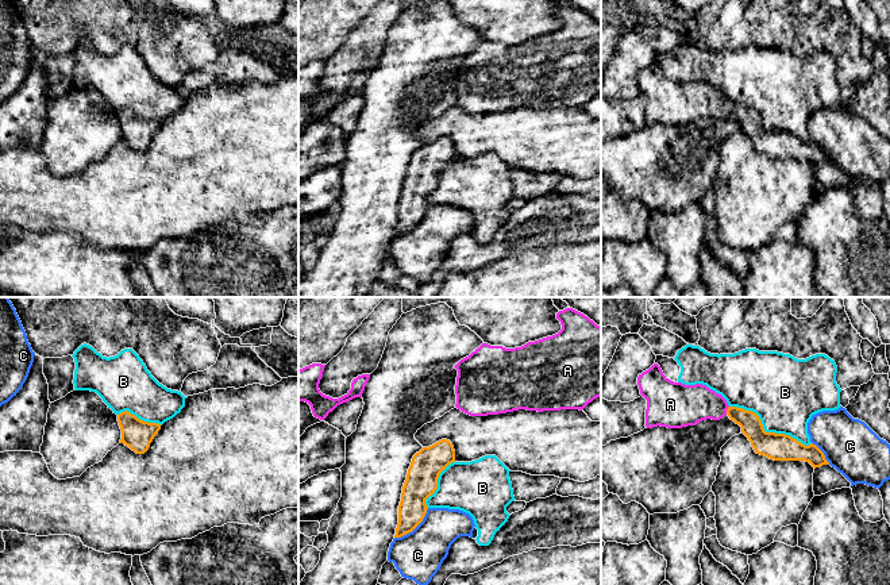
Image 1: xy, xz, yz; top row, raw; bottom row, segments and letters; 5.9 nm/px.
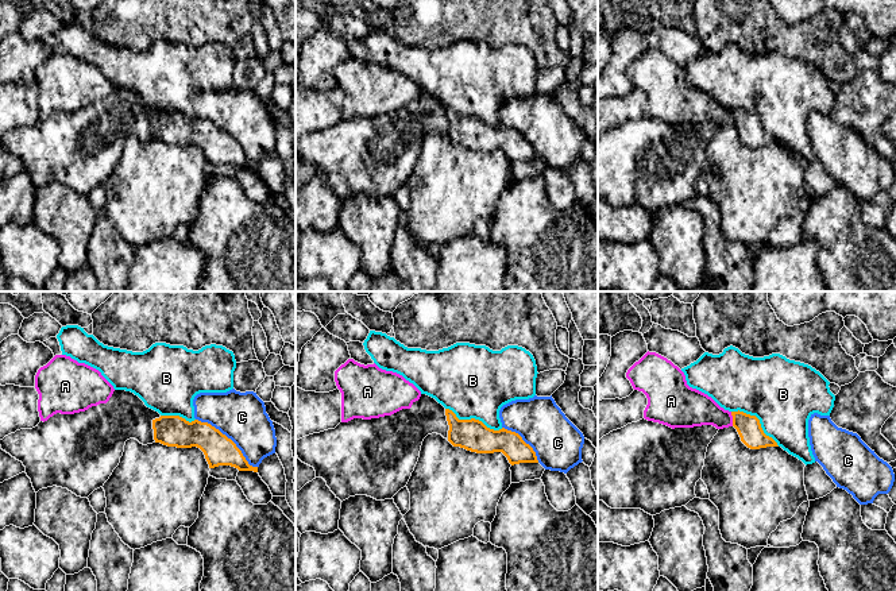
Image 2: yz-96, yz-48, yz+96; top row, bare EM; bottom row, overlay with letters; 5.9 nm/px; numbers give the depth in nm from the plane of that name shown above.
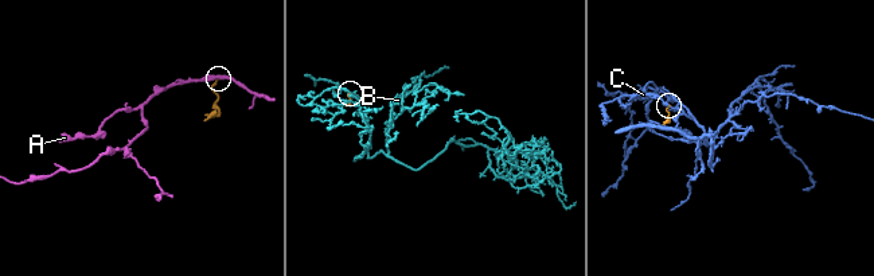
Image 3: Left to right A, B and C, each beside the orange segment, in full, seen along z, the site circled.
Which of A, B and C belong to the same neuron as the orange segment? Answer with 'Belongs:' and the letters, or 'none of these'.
Belongs: A

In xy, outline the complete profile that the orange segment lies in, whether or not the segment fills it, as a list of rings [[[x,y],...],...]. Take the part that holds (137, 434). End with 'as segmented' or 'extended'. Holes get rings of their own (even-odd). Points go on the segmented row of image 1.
[[[128,411],[119,413],[117,422],[122,430],[120,443],[124,443],[136,454],[145,454],[161,430],[161,424],[143,422]]] | as segmented

